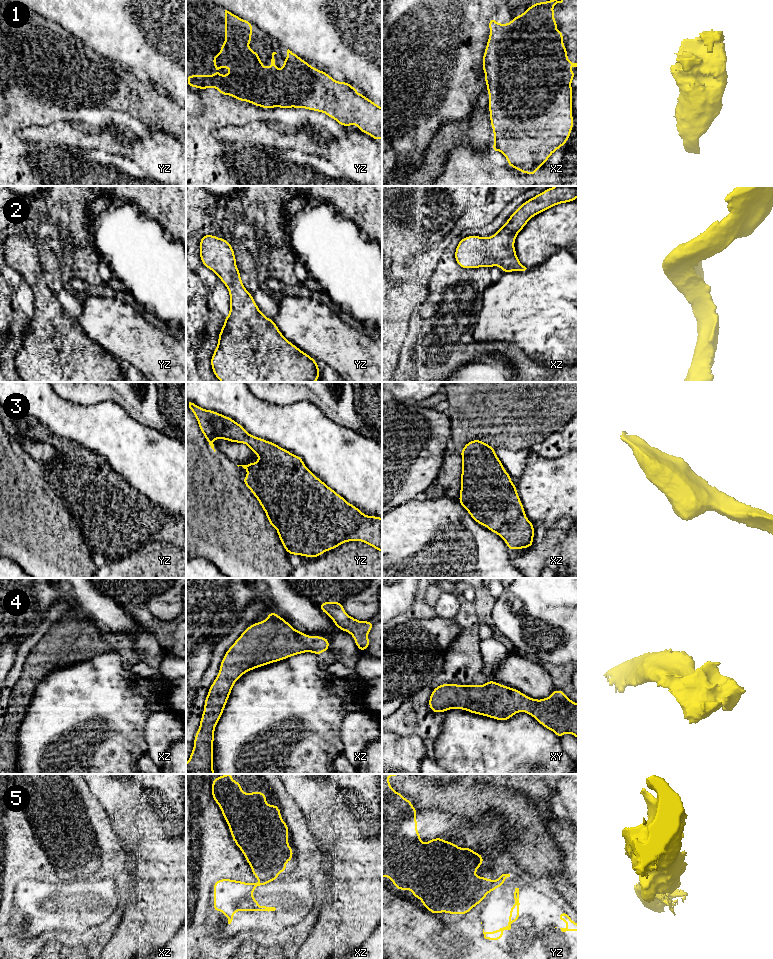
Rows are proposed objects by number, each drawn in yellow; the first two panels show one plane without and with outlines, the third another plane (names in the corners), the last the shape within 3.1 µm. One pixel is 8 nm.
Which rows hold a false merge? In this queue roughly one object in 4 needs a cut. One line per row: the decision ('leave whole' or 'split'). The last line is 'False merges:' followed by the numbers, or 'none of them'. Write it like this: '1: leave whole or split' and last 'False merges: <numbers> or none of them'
1: leave whole
2: leave whole
3: leave whole
4: leave whole
5: split
False merges: 5

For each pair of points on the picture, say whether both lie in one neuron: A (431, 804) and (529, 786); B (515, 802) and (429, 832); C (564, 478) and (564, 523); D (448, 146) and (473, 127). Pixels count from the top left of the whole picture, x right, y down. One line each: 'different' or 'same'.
A: different
B: same
C: different
D: same

